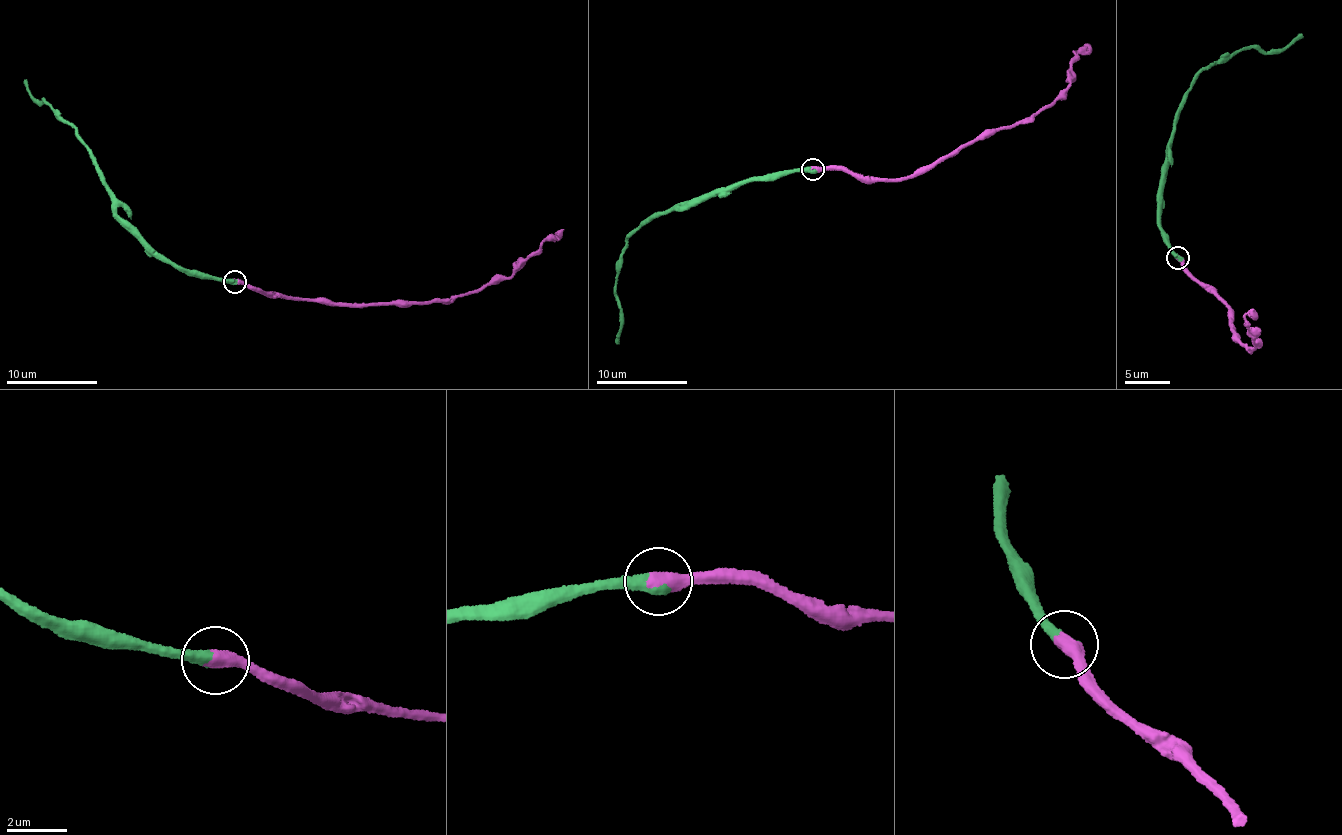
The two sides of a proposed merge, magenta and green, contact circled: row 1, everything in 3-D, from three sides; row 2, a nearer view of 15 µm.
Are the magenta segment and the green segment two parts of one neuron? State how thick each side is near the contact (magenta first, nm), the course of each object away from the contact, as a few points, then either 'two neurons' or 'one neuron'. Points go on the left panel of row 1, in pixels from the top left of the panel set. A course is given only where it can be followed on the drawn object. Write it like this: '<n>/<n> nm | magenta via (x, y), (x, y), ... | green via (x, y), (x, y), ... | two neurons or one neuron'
550/440 nm | magenta via (235, 282), (259, 288), (275, 296), (308, 297), (331, 303), (452, 298), (496, 284), (543, 243), (564, 230) | green via (234, 282), (177, 268), (114, 212), (101, 171), (69, 125), (44, 101), (30, 99), (26, 81) | one neuron

